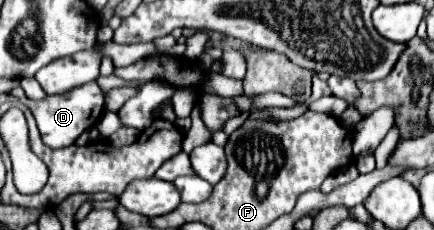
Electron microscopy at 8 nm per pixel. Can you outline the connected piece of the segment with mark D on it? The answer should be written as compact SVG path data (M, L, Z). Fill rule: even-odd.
M88 82L82 84L74 90L68 90L64 94L56 94L56 96L46 96L42 100L24 100L24 104L30 108L30 112L34 114L36 122L38 122L38 130L42 136L42 142L46 146L52 148L62 148L62 146L70 146L76 142L76 138L88 130L94 128L98 118L104 112L104 96L102 90L96 82Z

